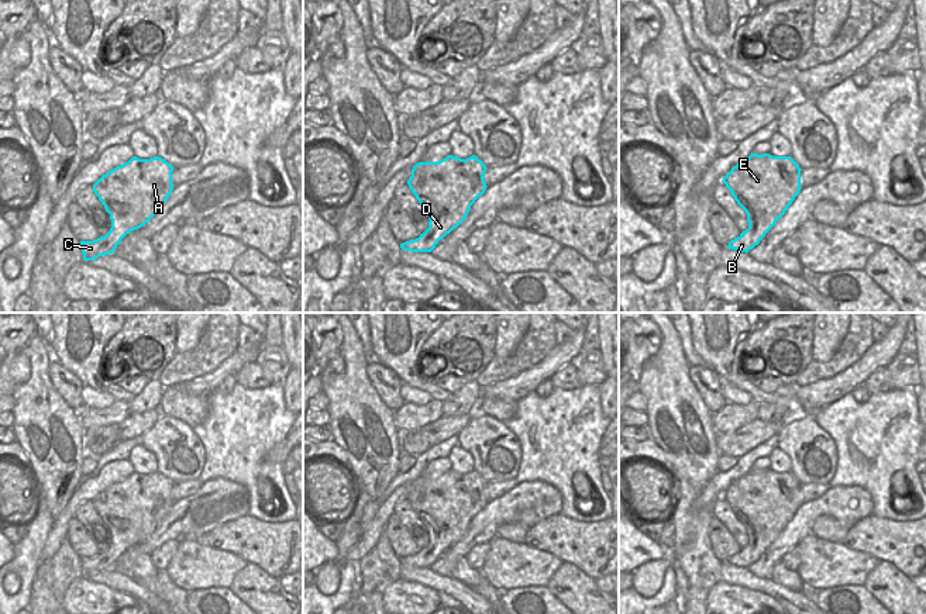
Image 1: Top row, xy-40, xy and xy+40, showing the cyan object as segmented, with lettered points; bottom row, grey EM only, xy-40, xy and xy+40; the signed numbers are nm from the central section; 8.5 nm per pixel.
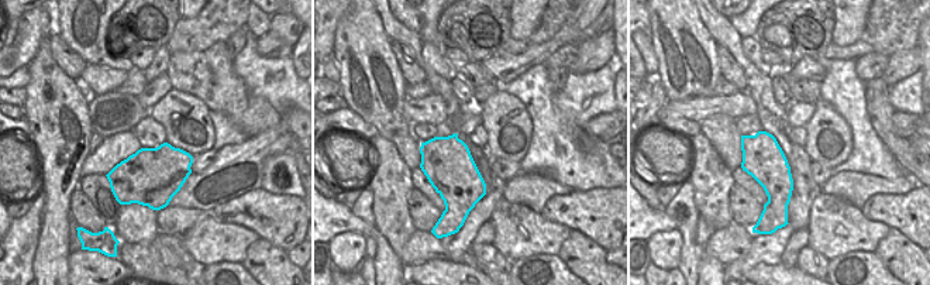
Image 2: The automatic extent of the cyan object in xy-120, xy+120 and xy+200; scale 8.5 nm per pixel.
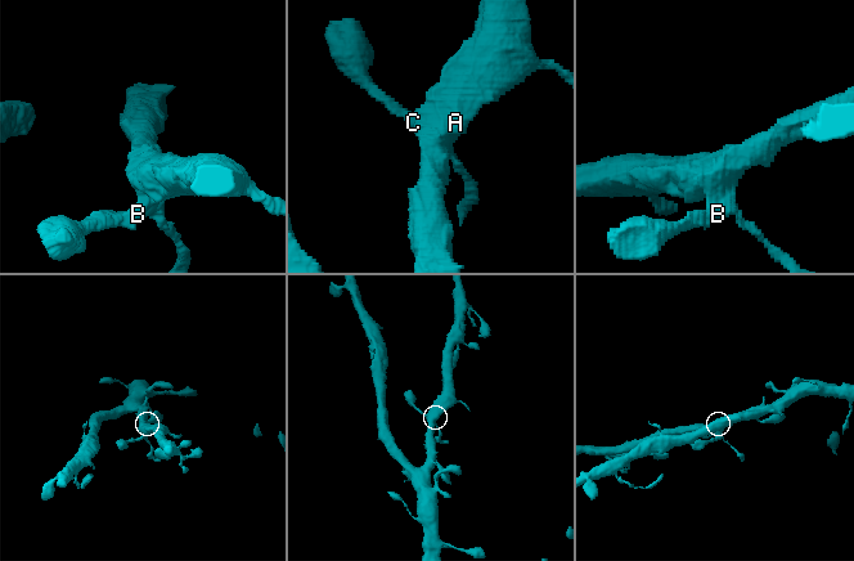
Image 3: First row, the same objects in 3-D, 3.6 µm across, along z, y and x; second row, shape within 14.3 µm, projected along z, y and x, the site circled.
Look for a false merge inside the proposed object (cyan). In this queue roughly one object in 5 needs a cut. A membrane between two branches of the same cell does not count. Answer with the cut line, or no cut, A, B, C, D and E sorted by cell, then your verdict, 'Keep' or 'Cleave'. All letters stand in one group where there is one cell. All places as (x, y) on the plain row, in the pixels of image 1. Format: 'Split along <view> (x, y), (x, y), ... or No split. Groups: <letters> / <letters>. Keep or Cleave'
Split along xy-40 (147, 537), (144, 533), (119, 527), (112, 538). Groups: A E / B C D. Cleave

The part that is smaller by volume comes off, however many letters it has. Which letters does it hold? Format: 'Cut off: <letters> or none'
Cut off: B, C, D

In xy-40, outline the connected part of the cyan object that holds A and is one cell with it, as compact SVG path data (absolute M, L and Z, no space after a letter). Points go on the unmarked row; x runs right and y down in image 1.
M132 472L103 490L93 500L93 507L110 530L111 538L118 527L149 537L173 506L172 487L173 482L159 472Z

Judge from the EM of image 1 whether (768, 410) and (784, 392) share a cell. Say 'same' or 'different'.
same

